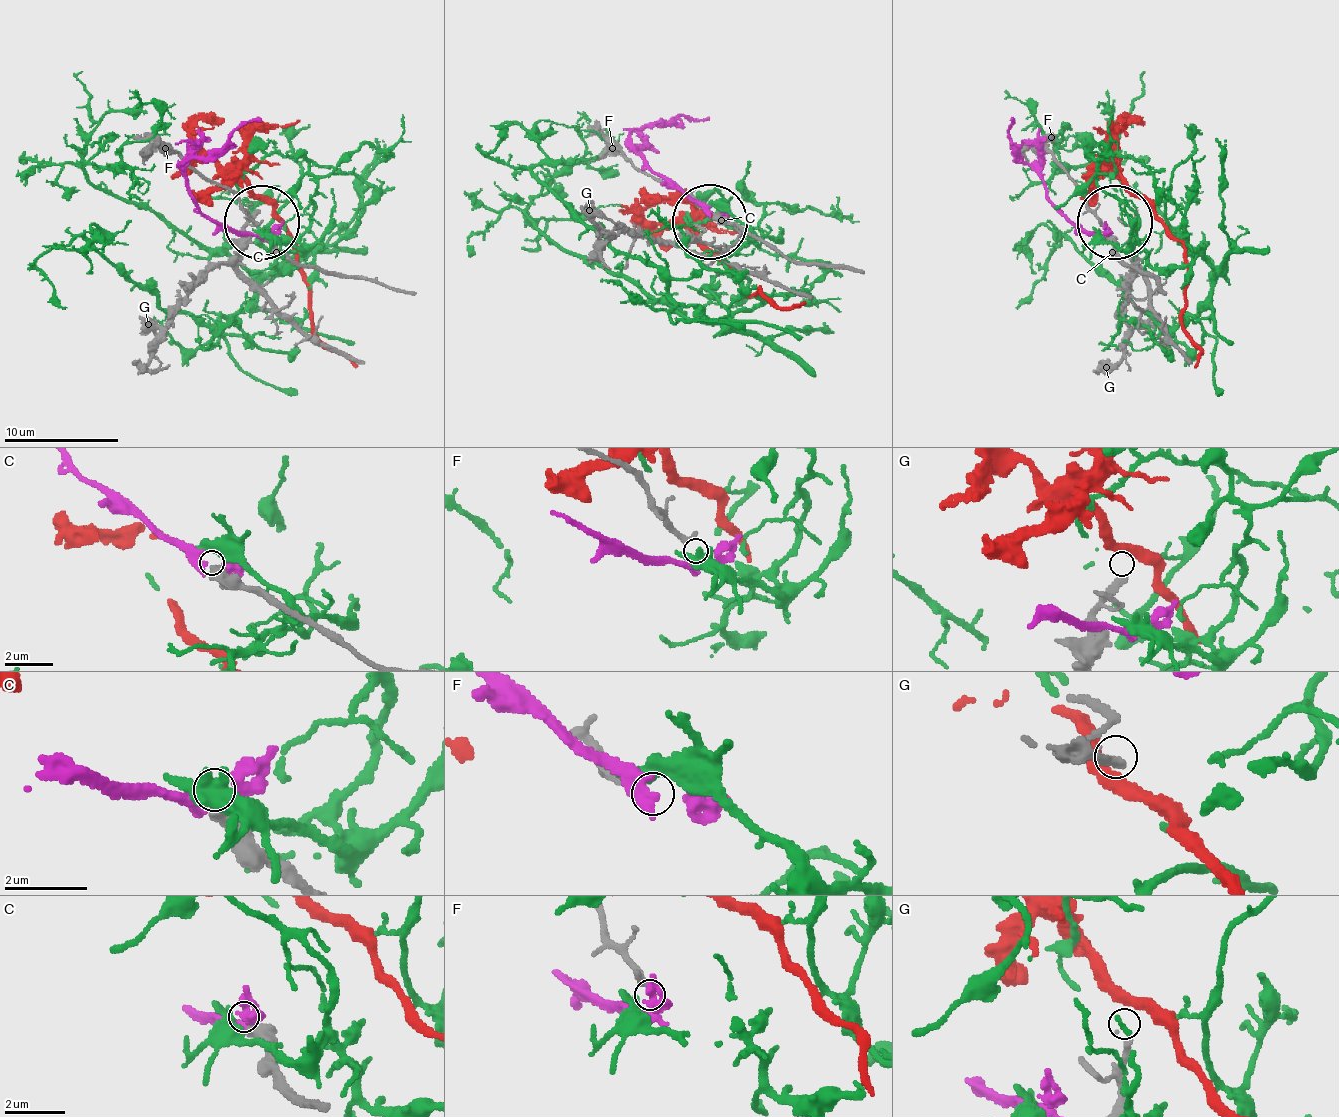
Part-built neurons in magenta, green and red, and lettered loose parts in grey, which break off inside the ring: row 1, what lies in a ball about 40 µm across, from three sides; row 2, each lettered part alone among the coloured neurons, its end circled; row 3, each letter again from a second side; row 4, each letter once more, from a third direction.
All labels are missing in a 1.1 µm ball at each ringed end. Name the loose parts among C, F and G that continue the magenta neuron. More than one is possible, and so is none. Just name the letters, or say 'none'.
C

